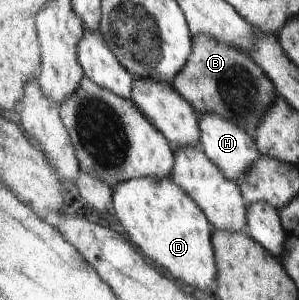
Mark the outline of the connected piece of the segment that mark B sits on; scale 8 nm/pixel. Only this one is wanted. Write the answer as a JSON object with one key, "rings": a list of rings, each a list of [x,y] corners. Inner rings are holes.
{"rings":[[[205,34],[193,40],[191,55],[171,84],[197,113],[218,113],[237,122],[254,139],[257,124],[279,95],[272,80],[256,64],[251,54]]]}

